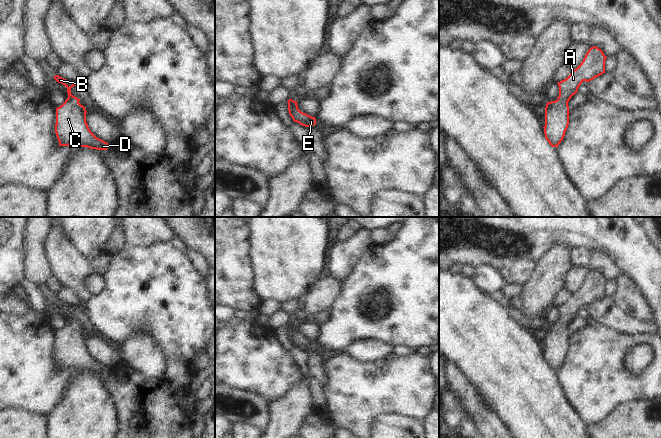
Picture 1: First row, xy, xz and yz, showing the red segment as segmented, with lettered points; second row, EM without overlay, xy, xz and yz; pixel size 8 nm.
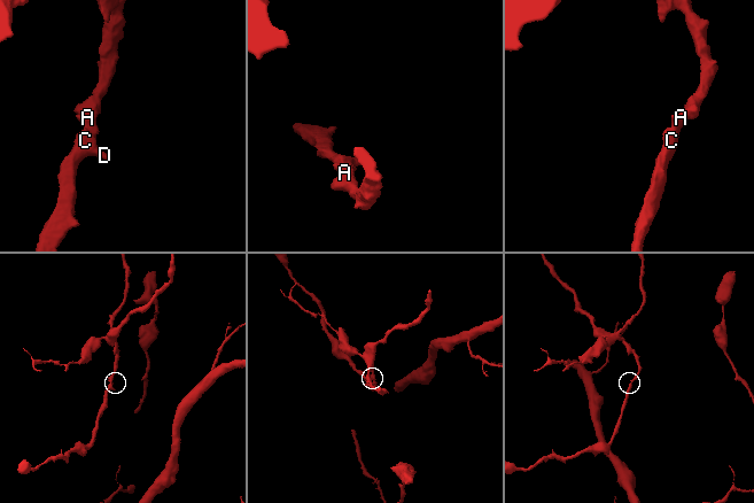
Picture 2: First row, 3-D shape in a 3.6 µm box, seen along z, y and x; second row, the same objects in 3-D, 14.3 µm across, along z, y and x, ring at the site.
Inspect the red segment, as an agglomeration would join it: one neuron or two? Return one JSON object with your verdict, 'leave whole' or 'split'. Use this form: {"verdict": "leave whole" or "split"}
{"verdict": "leave whole"}

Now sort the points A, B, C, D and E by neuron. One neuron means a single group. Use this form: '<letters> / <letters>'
A B C D E

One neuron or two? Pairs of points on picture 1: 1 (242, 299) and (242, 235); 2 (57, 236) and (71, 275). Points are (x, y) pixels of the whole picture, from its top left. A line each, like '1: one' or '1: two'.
1: one
2: one

